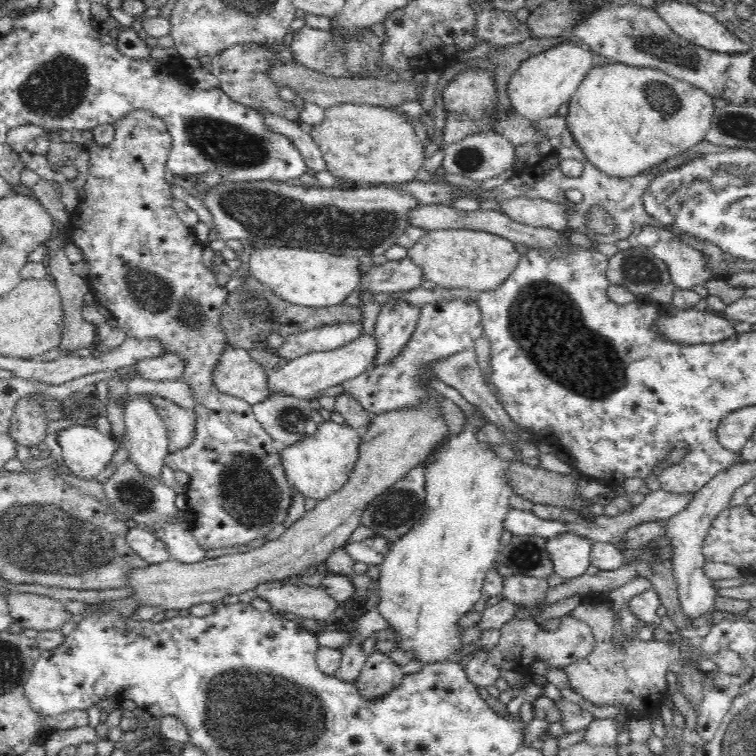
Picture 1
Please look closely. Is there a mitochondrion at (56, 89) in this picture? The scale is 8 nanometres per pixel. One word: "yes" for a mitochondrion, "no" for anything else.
yes

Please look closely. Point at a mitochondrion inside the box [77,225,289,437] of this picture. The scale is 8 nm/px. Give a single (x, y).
(191, 314)

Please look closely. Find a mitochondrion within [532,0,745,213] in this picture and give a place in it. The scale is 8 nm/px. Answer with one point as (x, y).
(647, 42)

